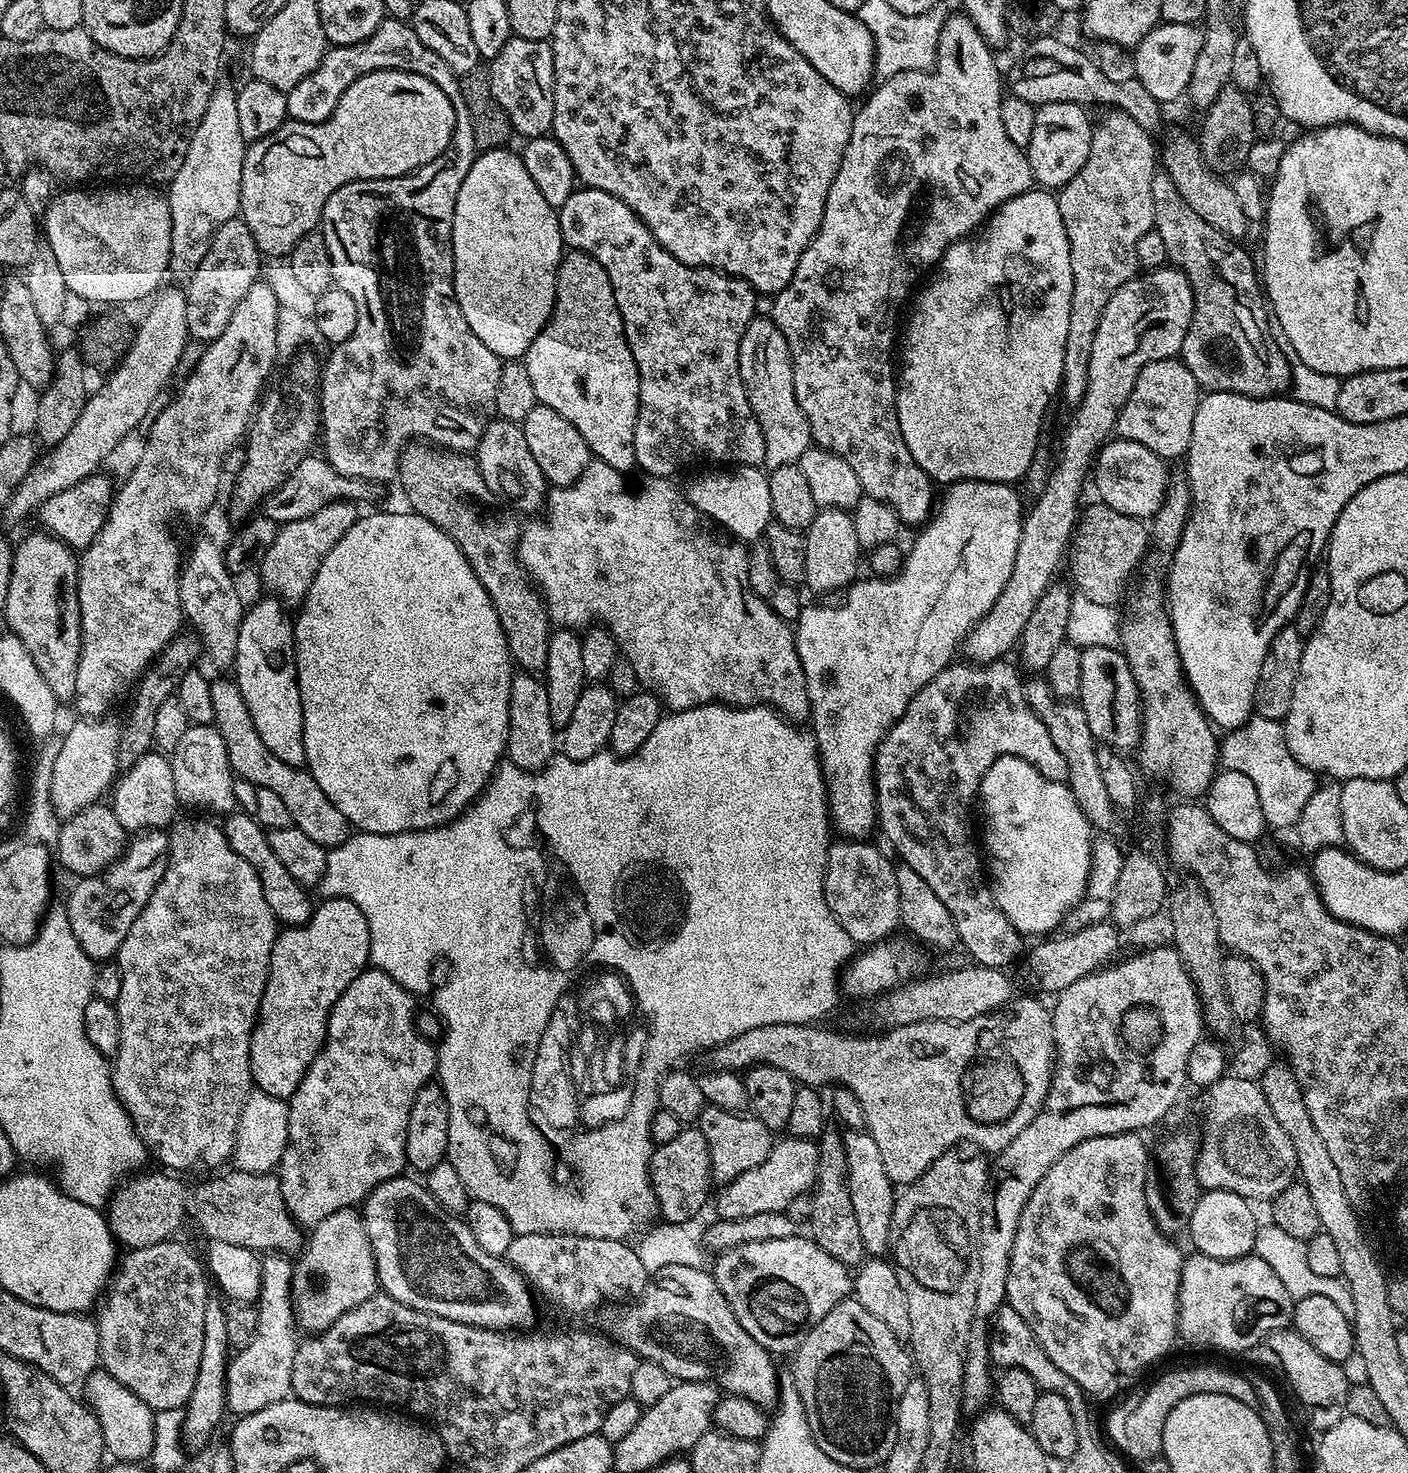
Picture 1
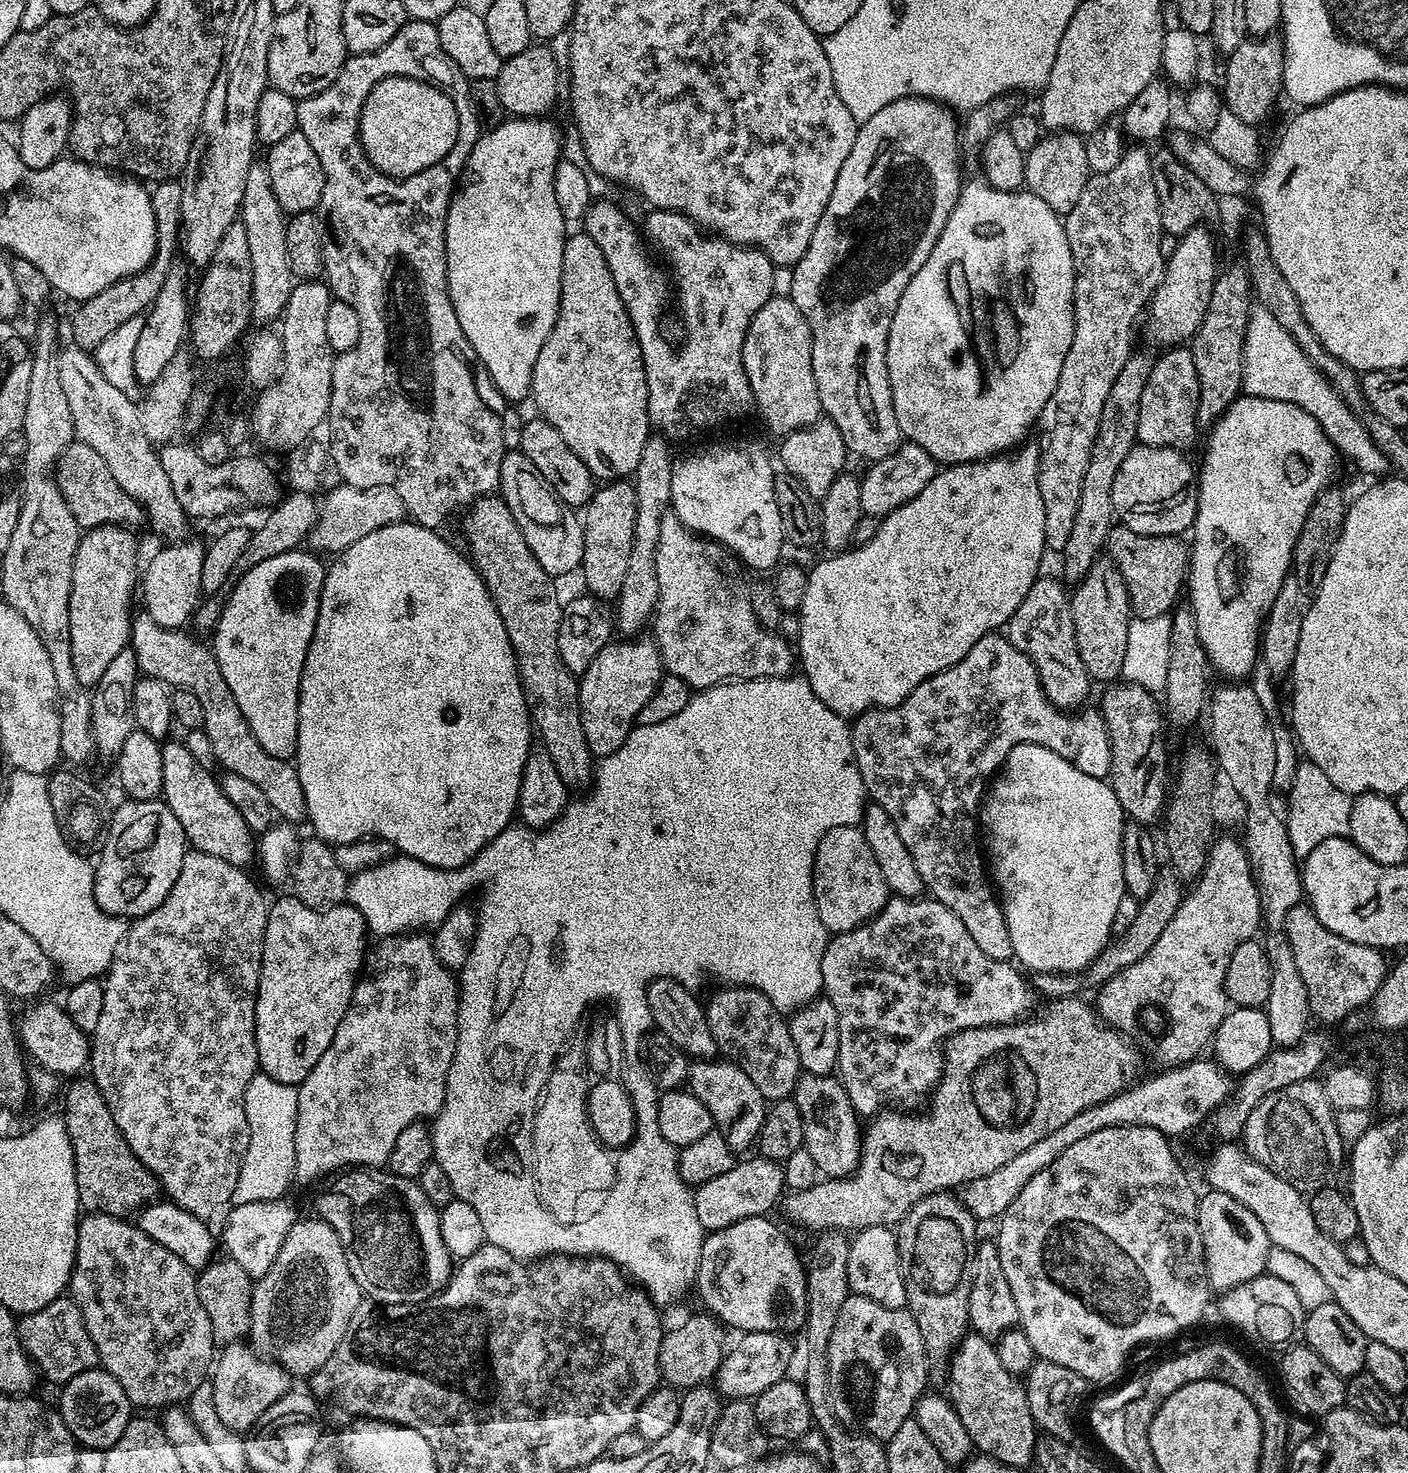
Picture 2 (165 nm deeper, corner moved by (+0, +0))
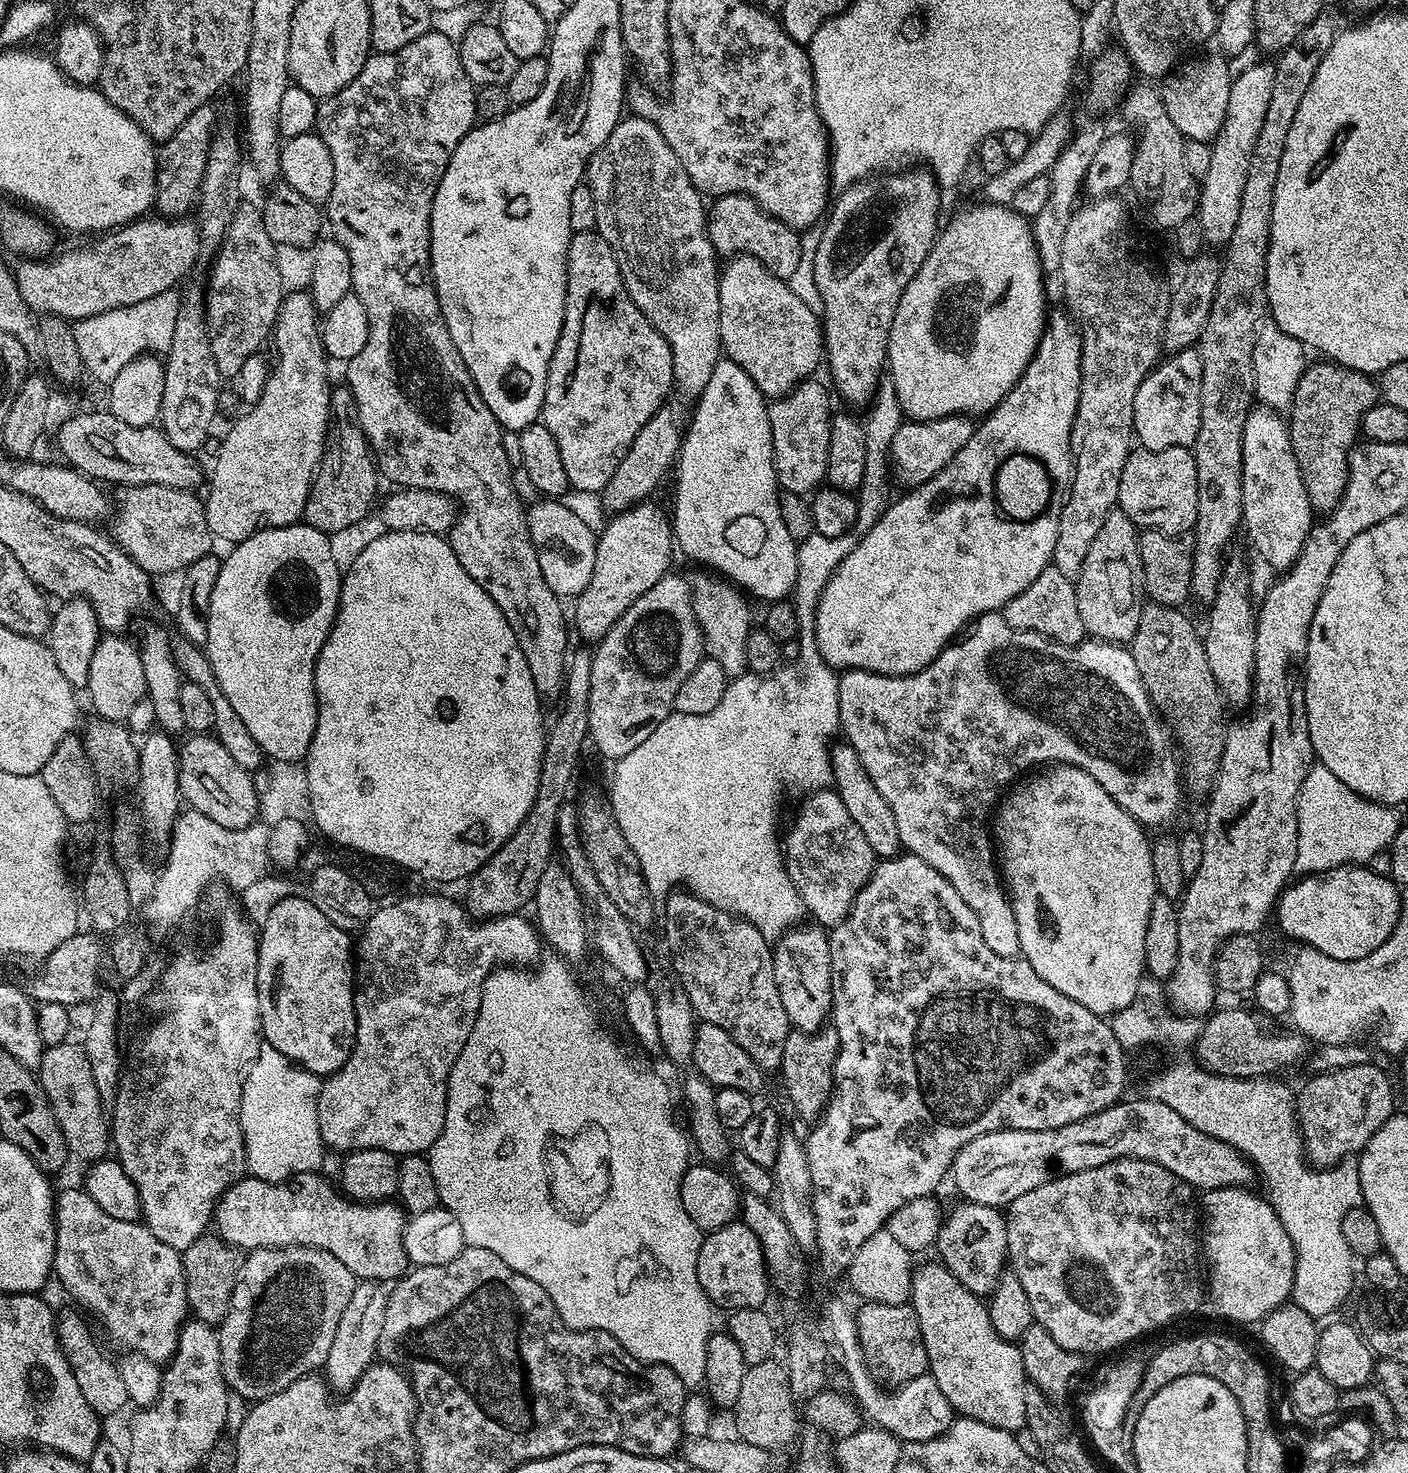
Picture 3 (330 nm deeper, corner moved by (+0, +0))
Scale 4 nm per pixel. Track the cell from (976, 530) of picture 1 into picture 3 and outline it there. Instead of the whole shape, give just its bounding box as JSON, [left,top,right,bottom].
[816,310,1081,676]

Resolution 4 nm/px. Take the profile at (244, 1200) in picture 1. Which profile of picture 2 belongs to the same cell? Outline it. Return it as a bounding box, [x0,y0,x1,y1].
[62,1078,157,1218]

